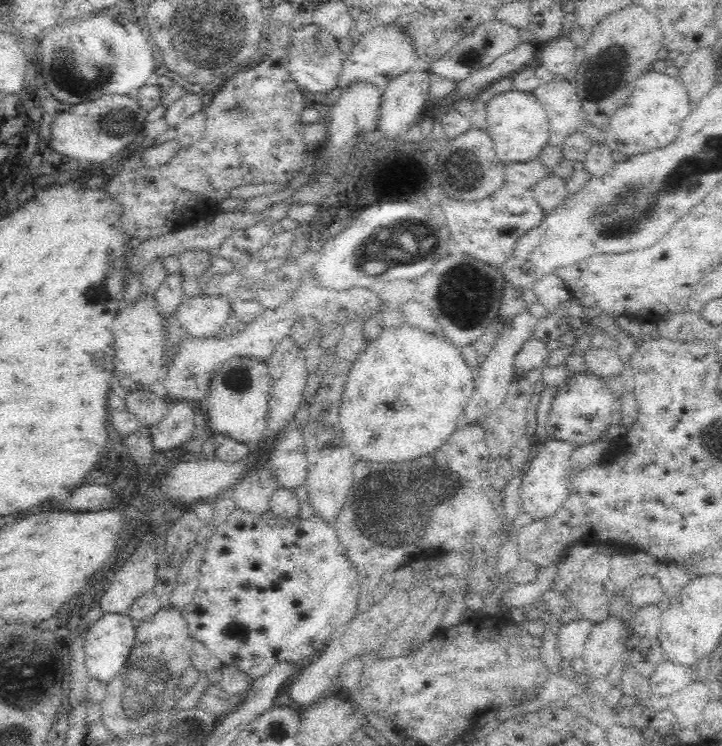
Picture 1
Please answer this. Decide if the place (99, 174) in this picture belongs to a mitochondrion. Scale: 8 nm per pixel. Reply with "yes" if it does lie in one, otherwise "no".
no

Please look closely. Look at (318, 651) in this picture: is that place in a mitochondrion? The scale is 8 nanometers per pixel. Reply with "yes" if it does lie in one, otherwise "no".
no

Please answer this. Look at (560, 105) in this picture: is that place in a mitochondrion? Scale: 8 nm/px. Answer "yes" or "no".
no

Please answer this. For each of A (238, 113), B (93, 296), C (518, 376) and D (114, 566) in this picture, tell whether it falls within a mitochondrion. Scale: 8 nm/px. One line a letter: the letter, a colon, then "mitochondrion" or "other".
A: mitochondrion
B: mitochondrion
C: other
D: other

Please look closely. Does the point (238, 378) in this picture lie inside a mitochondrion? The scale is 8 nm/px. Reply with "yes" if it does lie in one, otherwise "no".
yes

